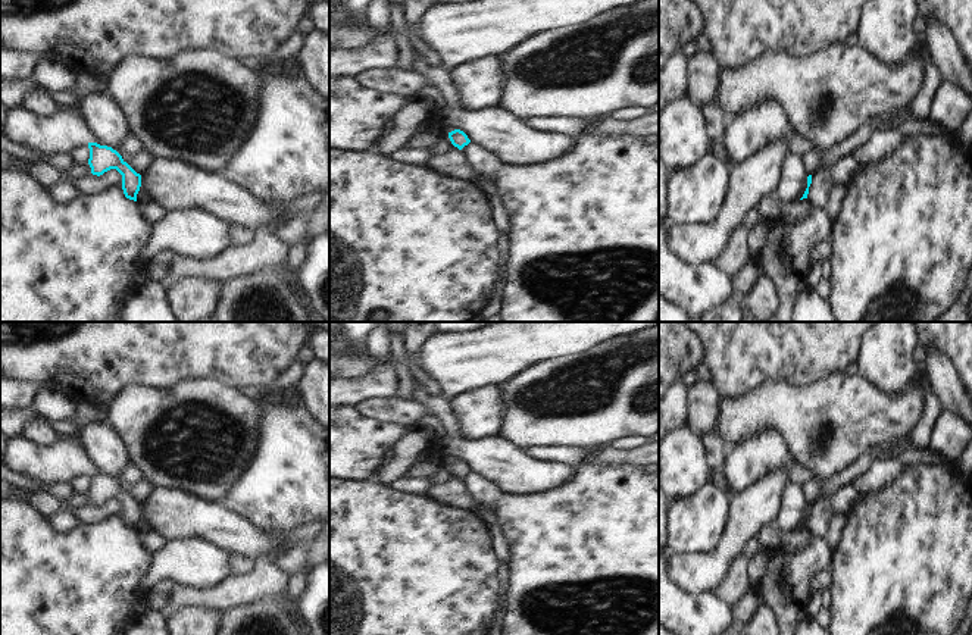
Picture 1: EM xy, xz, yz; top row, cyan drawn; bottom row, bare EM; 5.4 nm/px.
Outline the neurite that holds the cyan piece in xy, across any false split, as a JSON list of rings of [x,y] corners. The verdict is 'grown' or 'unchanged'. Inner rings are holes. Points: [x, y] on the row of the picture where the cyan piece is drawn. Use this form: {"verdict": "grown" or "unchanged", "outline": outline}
{"verdict": "unchanged", "outline": [[[88,143],[88,148],[91,173],[100,176],[110,169],[116,169],[122,175],[122,190],[125,197],[137,201],[137,194],[141,187],[141,175],[137,173],[112,147]]]}

